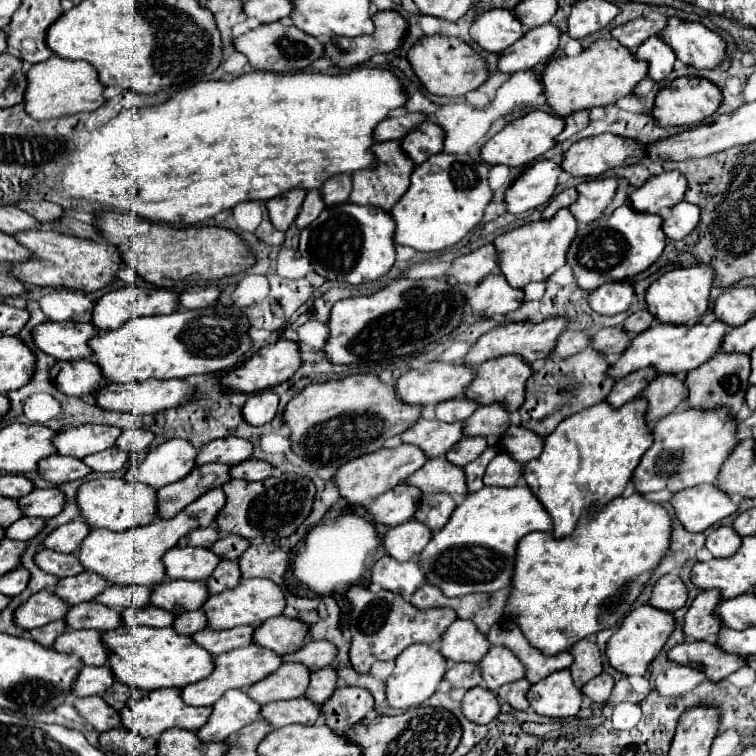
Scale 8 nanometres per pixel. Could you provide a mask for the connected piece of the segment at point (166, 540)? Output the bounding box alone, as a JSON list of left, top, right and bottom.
[78,489,226,587]

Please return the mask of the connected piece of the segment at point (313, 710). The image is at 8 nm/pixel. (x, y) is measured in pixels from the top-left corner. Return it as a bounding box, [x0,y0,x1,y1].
[262,697,320,727]

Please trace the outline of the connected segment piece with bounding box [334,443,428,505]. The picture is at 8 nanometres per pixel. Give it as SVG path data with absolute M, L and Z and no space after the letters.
M400 443L398 447L392 449L378 449L374 453L368 453L364 457L358 457L356 461L348 461L346 465L342 465L336 473L336 485L338 491L344 499L348 499L348 503L352 505L368 505L368 499L376 499L382 493L386 493L388 489L406 483L408 477L412 473L416 473L424 463L428 461L428 457L422 453L420 447L416 445L408 445L408 443Z

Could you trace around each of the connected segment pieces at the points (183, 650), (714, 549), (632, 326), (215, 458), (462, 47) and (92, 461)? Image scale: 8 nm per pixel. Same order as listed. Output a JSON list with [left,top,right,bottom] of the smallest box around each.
[[102,625,214,691],[706,527,742,557],[624,311,656,335],[198,437,254,465],[408,33,488,97],[82,447,130,473]]

